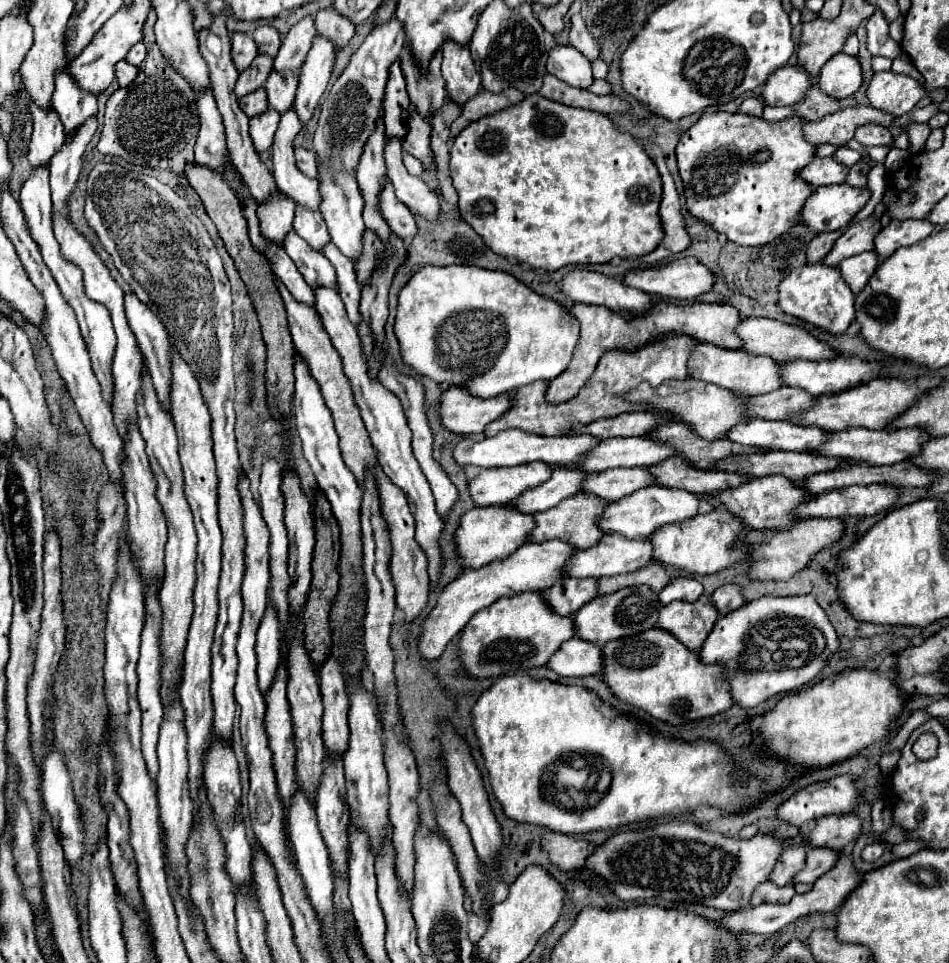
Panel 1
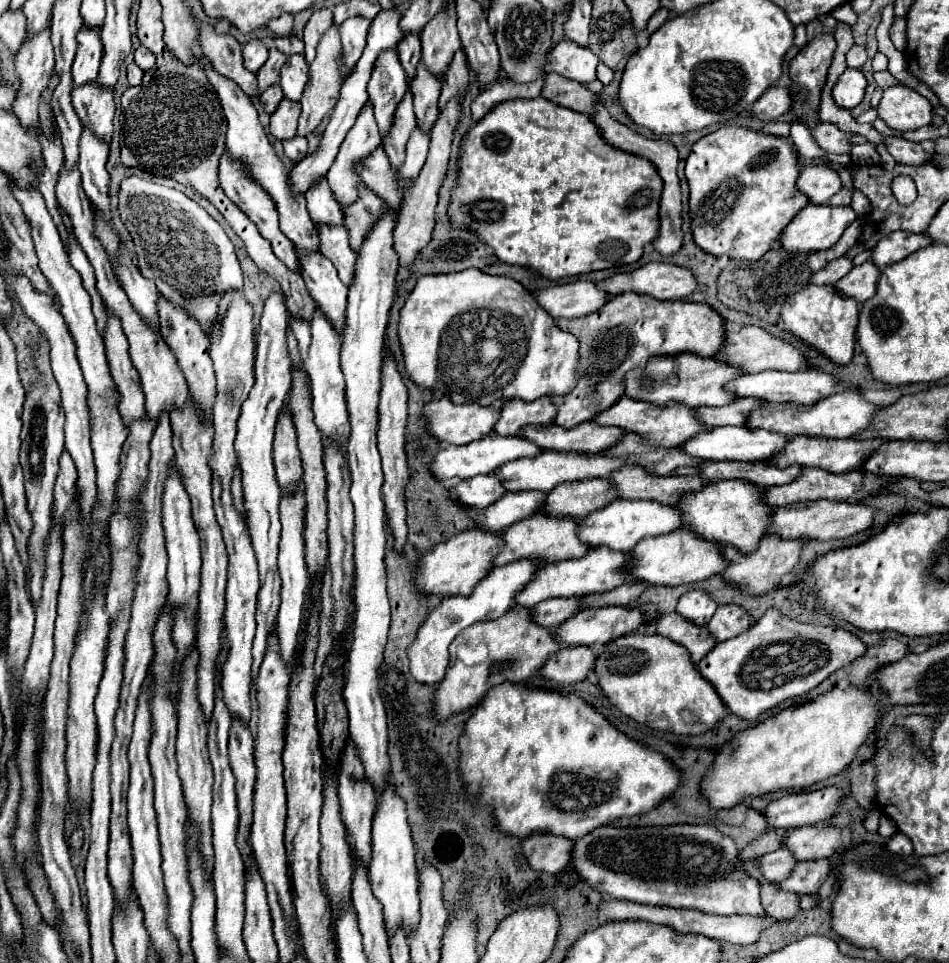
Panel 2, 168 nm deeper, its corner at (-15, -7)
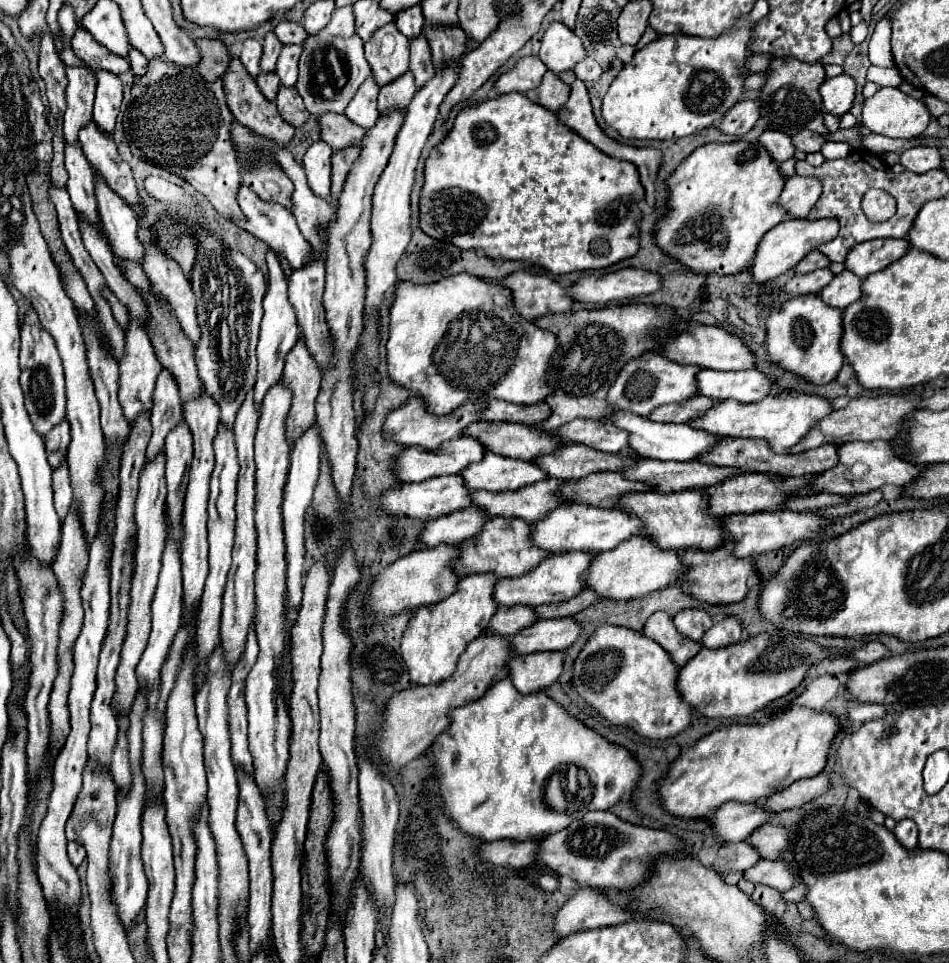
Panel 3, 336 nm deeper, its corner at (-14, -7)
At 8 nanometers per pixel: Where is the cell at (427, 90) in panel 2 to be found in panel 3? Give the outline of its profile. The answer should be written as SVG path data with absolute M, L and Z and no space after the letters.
M423 35L411 39L411 63L409 63L409 69L415 75L415 85L417 87L421 87L425 81L429 81L435 75L429 43L427 43L427 39Z

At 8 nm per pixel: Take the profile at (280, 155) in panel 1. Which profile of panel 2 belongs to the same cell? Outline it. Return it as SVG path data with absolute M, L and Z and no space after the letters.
M334 25L320 39L318 55L316 55L316 59L310 65L310 79L306 83L306 89L304 89L304 95L302 95L302 101L300 101L302 113L300 113L300 119L298 119L296 135L304 137L304 135L312 133L320 125L320 121L334 109L334 105L336 105L336 101L340 97L340 85L344 81L344 77L338 71L338 63L340 63L340 39L338 39L338 27Z

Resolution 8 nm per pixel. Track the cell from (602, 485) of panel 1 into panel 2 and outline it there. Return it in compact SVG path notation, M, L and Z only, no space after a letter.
M586 479L556 485L546 499L544 511L550 515L586 517L594 509L602 509L612 501L620 499L616 487L608 479Z

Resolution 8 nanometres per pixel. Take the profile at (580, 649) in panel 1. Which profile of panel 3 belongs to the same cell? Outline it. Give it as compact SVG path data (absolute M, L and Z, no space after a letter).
M545 651L531 655L515 655L511 657L511 665L507 665L507 673L521 693L533 693L549 687L563 671L563 653L561 651Z

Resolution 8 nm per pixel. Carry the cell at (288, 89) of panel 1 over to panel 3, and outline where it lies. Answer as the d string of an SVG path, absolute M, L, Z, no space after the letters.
M283 45L281 55L277 59L275 73L279 75L281 83L293 87L297 83L297 63L301 55L301 45Z

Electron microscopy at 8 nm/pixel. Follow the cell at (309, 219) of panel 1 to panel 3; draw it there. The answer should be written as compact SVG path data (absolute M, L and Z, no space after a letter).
M315 141L303 157L307 181L315 195L327 199L331 187L331 147L325 141Z

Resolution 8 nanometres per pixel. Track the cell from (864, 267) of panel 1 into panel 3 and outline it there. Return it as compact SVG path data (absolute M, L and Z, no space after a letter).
M843 271L833 277L829 285L825 285L819 293L819 297L825 301L825 305L831 305L835 309L845 309L847 305L859 301L863 295L861 291L861 279L853 275L851 271Z

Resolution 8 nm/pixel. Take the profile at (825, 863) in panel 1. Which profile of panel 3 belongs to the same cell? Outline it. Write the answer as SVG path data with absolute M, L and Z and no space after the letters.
M759 861L759 865L753 865L743 873L743 877L751 883L765 883L775 887L777 891L787 891L795 883L795 875L787 869L783 861Z

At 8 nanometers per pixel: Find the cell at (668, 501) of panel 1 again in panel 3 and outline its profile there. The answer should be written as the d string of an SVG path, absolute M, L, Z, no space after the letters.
M563 503L531 525L531 539L539 549L547 553L567 553L567 551L601 553L605 549L613 549L615 545L619 545L619 541L625 541L627 537L639 535L641 533L639 523L641 521L637 517L629 517L619 509L599 509L577 503Z

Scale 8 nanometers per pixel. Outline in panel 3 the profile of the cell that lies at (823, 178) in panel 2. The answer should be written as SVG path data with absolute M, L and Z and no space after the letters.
M789 177L785 189L779 197L779 207L783 207L789 217L805 219L821 195L821 181L815 177Z

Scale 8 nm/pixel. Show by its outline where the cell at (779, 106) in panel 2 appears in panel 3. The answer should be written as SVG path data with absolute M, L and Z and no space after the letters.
M739 101L729 109L729 113L715 125L725 135L745 135L753 129L759 119L759 103L757 101Z

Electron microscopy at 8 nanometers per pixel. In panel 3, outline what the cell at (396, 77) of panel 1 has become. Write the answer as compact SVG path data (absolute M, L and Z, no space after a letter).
M413 5L411 9L403 9L403 13L399 13L399 17L395 17L395 23L399 27L399 31L403 35L407 35L409 39L419 35L423 29L423 13L421 13L421 5Z

